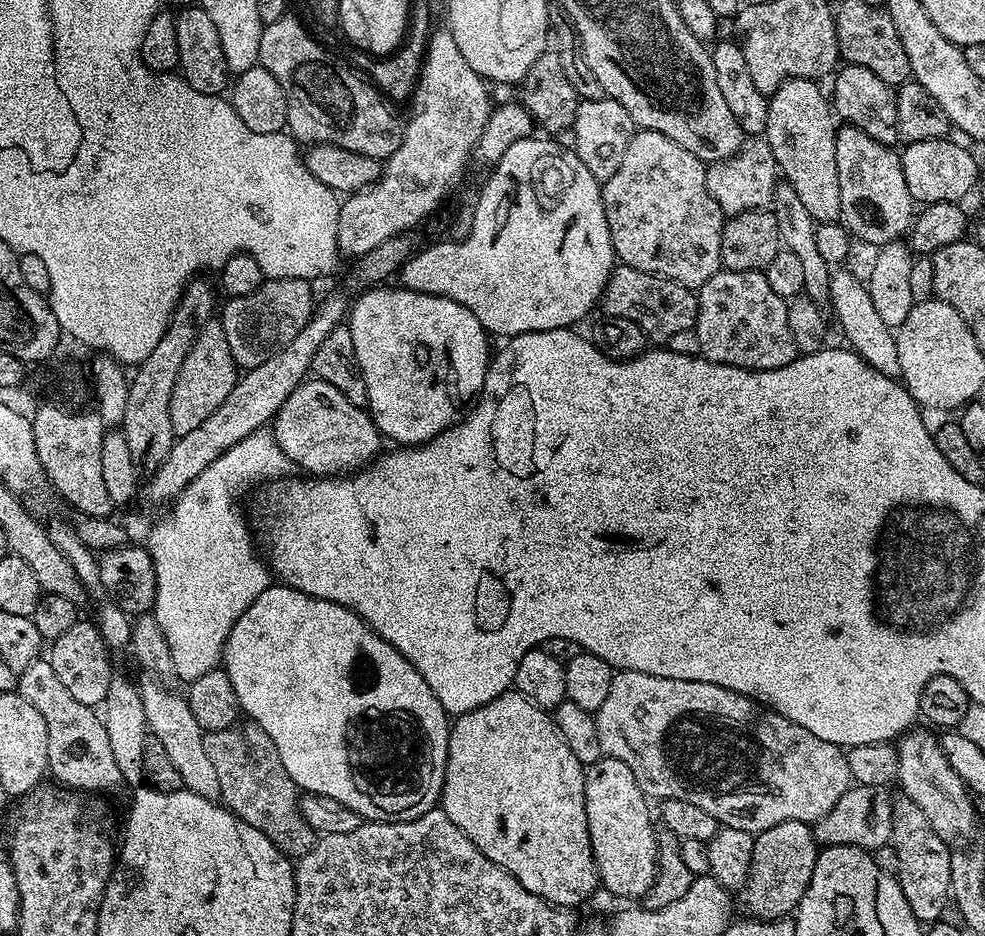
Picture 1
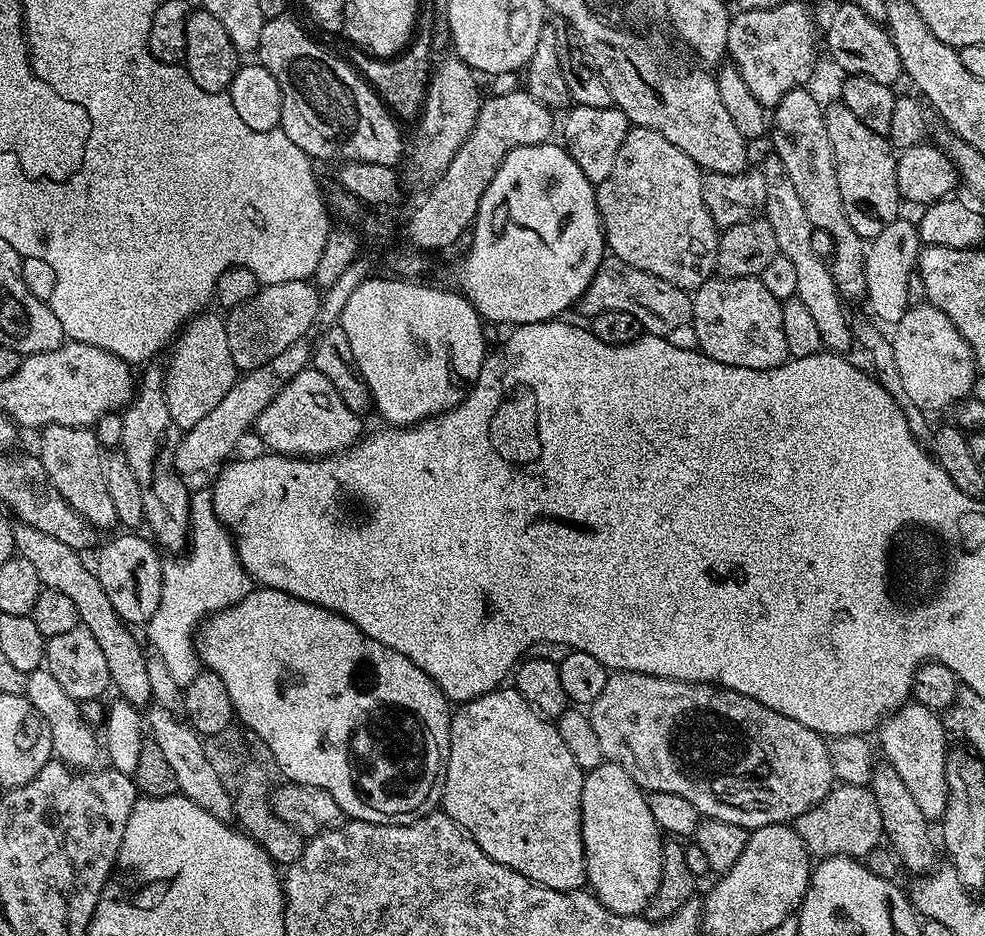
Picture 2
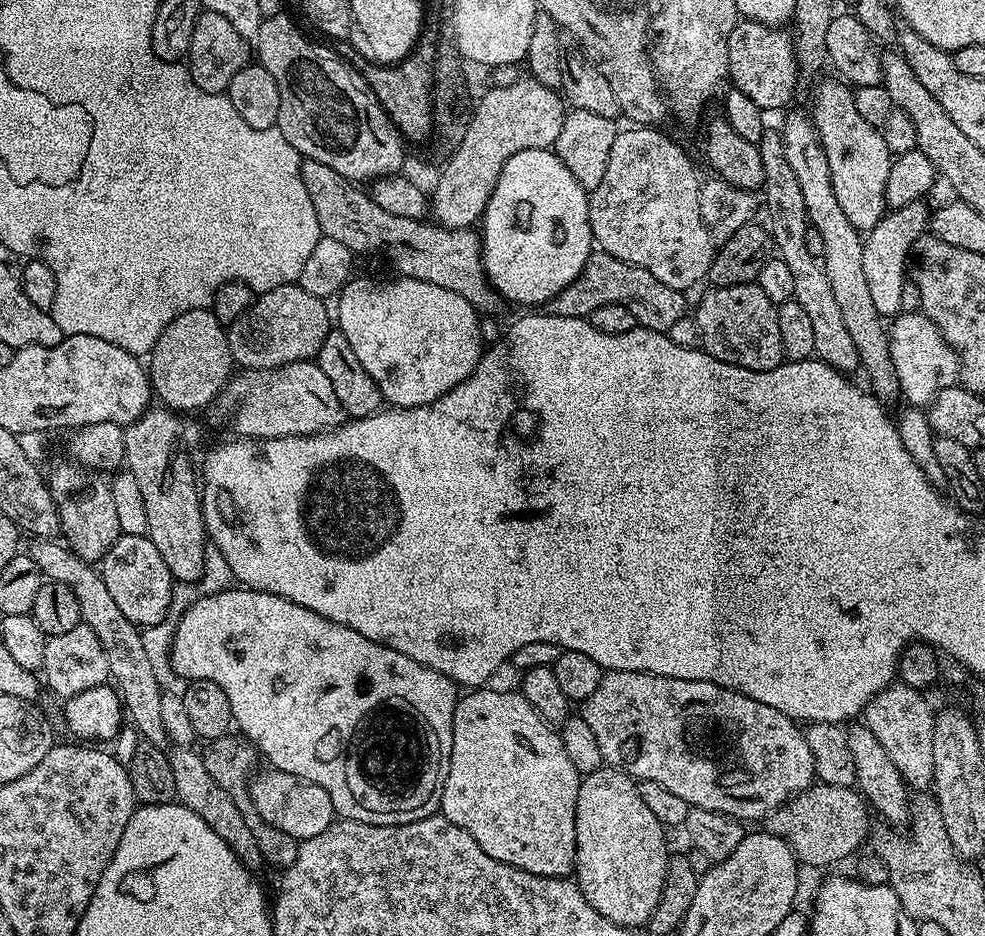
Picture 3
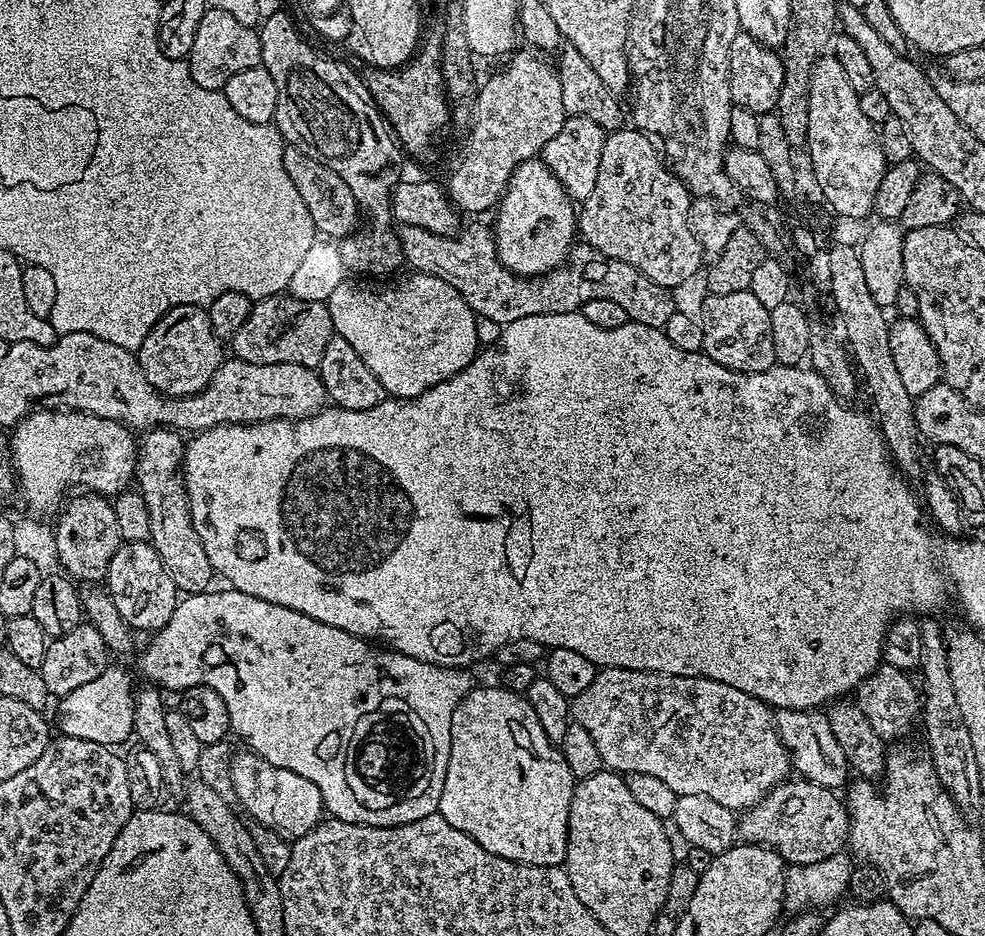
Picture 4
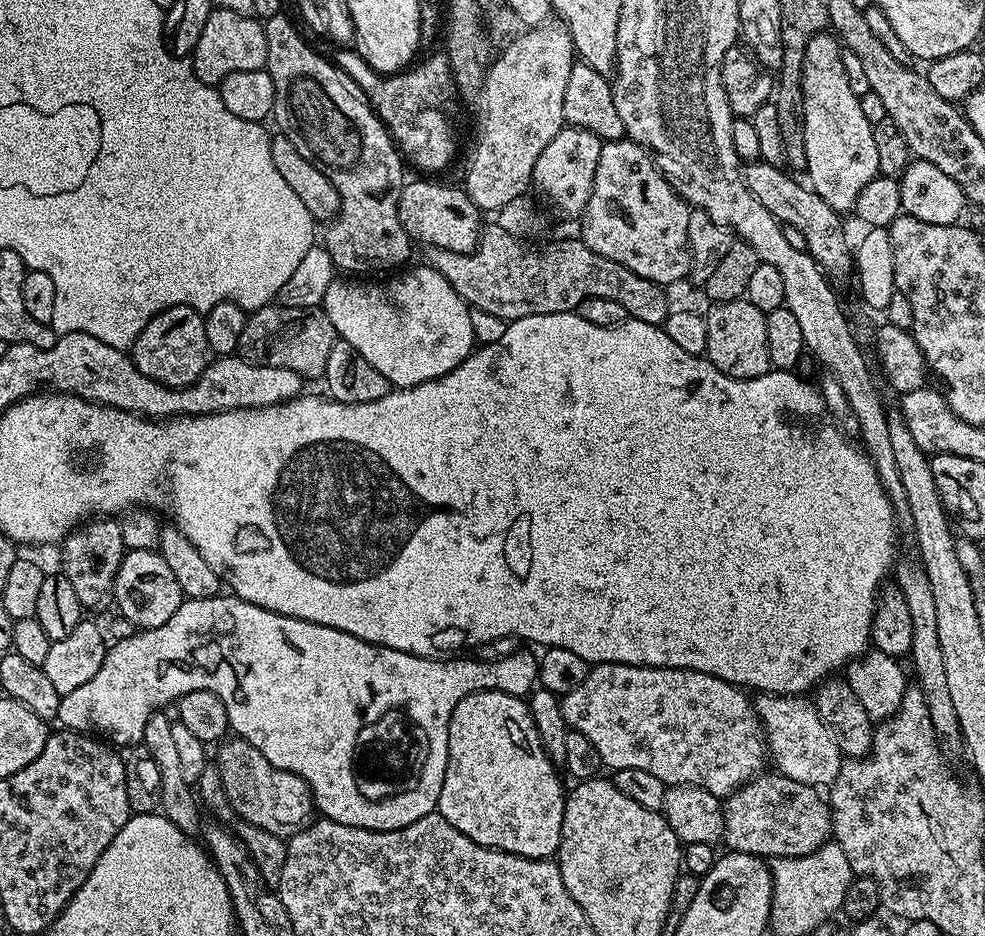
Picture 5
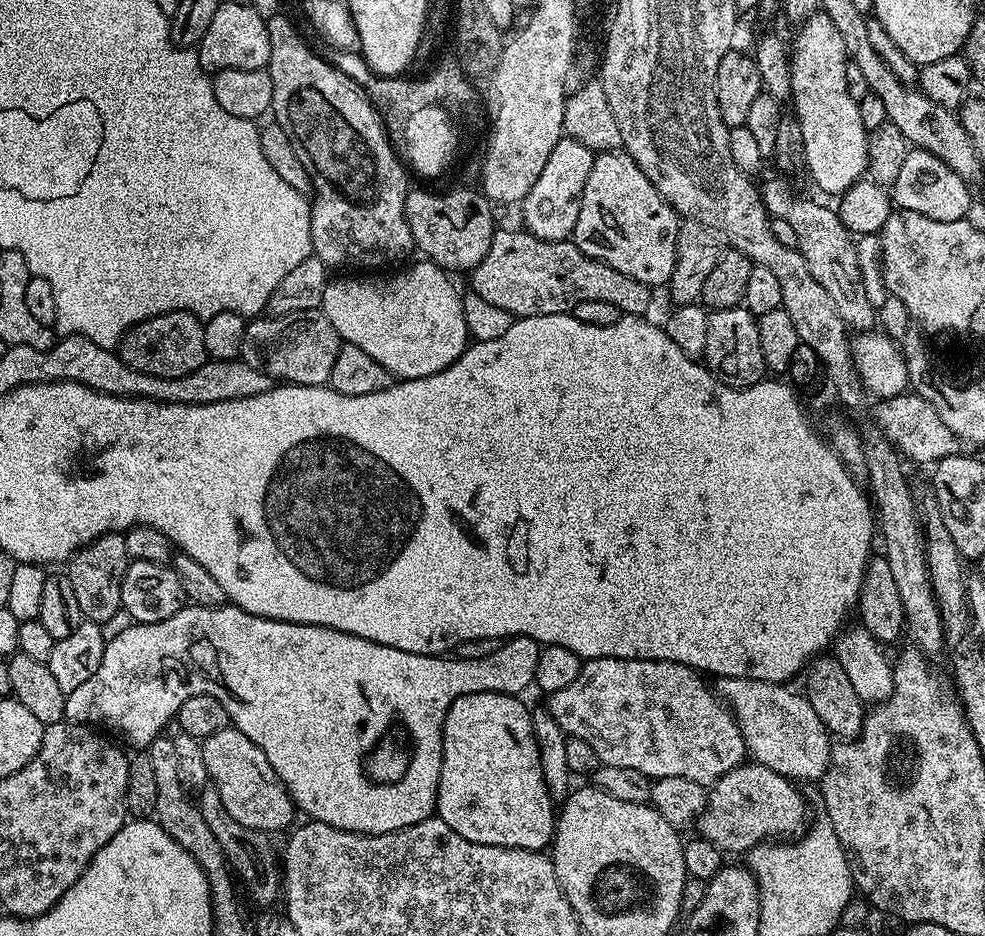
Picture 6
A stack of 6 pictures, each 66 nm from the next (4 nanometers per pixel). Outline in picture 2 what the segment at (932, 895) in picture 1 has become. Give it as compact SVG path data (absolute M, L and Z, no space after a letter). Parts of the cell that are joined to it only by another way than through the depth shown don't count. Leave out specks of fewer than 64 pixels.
M886 762L877 763L872 770L870 787L874 802L878 802L878 814L882 814L884 836L896 859L905 869L908 867L915 874L927 873L933 867L932 859L936 856L936 848L938 852L938 844L937 841L936 844L932 841L932 832L928 829L931 828L930 822L924 817L922 810L918 810L918 802L914 802L914 797L902 782L898 770L894 770L894 766Z

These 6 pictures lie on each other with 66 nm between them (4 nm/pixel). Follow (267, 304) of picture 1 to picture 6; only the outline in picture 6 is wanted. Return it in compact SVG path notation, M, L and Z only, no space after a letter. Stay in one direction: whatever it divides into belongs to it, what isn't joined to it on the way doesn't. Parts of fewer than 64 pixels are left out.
M320 310L294 312L289 316L252 318L244 326L239 359L254 366L254 370L268 373L278 382L324 386L328 384L330 370L334 370L341 343L338 330L330 326L330 318L326 318Z

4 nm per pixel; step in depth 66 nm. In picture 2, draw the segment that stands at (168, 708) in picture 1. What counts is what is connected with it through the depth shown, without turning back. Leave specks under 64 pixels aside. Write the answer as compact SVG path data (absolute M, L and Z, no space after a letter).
M155 706L147 709L146 724L150 729L151 740L158 742L166 762L174 770L174 778L180 787L179 795L190 798L194 806L202 806L206 814L214 814L214 818L219 820L231 821L233 814L230 794L226 794L226 786L222 786L222 778L218 778L214 766L210 766L210 758L206 758L204 740L200 733L177 713Z

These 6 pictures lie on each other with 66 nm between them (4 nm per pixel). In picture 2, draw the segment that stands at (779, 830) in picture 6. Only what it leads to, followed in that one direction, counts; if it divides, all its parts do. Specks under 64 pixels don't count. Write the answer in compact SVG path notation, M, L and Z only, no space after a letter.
M837 783L826 798L794 821L798 838L802 838L809 857L855 856L865 858L872 850L881 847L884 827L878 802L874 802L871 787L863 784Z

